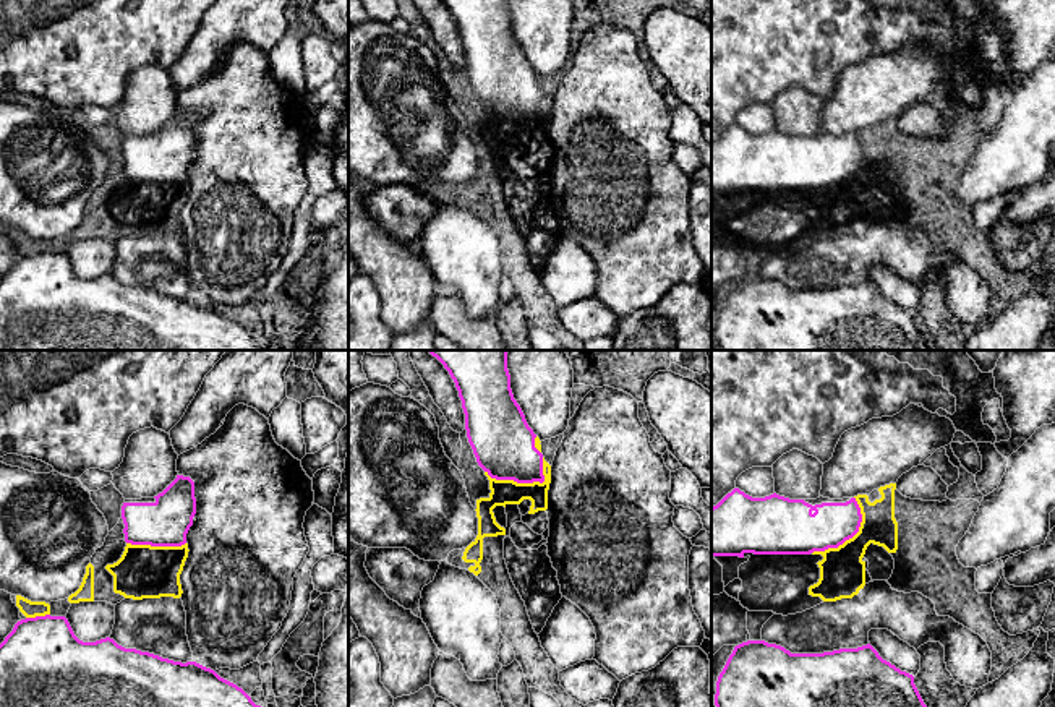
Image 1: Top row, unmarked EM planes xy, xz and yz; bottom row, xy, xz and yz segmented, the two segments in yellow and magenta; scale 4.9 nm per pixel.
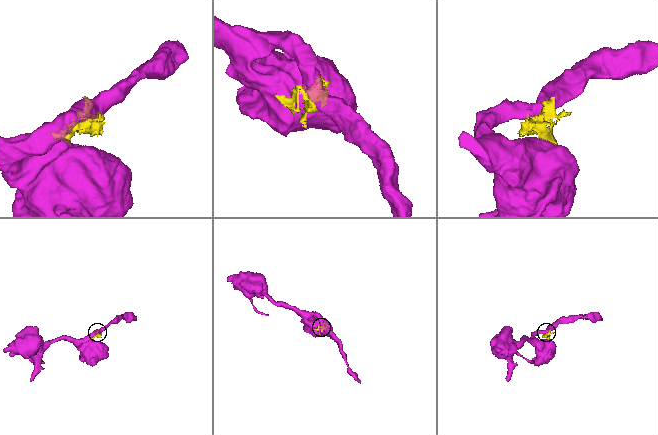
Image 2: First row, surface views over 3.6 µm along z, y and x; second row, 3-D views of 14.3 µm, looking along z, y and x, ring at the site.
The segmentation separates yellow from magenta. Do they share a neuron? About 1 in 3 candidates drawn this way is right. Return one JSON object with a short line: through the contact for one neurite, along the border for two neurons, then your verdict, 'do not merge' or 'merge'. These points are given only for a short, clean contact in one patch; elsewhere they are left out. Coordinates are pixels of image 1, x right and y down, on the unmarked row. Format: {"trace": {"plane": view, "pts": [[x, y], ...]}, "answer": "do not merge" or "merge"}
{"answer": "do not merge"}

